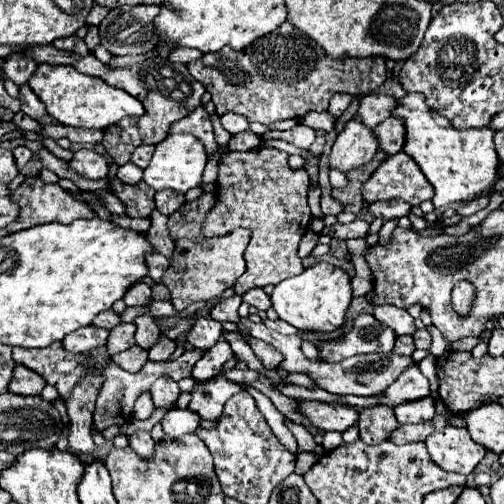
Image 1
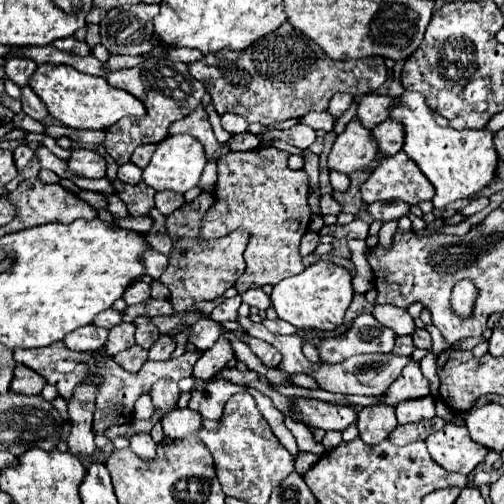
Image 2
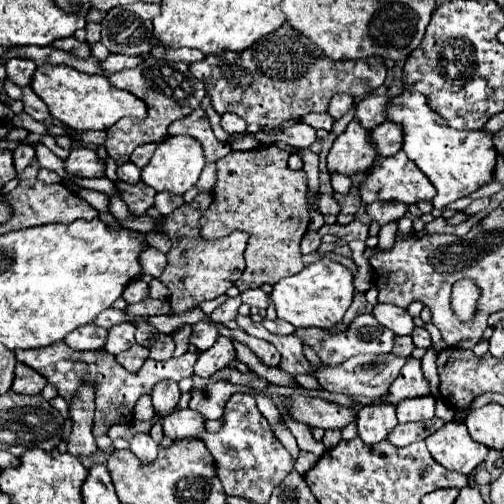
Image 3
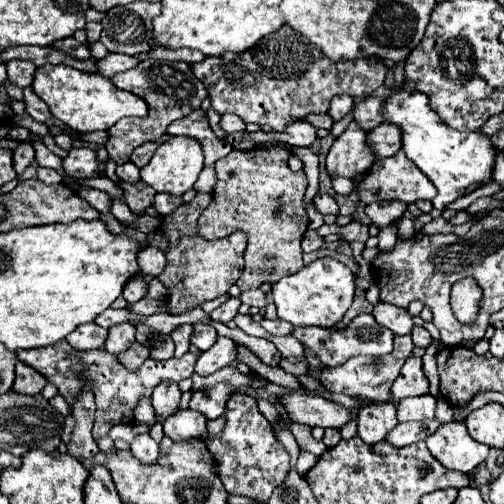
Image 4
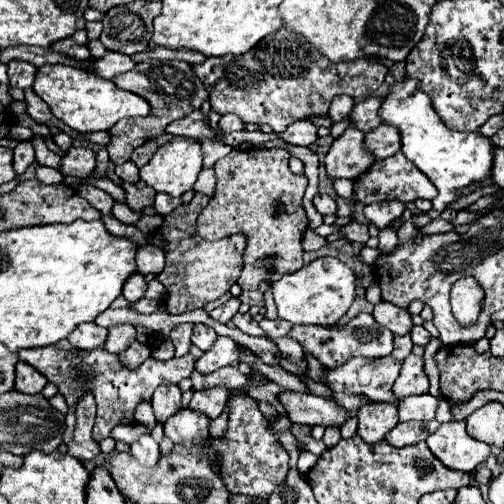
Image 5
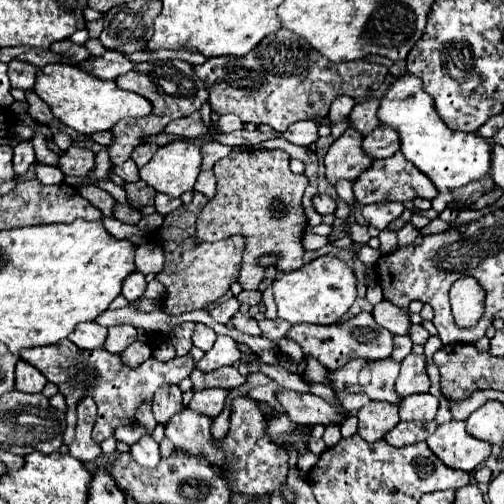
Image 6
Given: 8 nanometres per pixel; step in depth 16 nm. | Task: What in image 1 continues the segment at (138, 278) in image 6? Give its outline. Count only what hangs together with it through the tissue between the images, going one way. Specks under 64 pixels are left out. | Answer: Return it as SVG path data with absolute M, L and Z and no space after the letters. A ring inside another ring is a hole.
M136 282L134 286L130 286L124 294L124 302L126 306L138 306L138 304L146 304L148 300L152 300L150 296L150 286L144 282Z

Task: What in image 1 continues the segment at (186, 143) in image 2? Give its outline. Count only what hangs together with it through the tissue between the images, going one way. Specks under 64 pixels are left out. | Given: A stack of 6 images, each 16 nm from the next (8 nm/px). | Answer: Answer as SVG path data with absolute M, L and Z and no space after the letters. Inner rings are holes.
M168 134L166 140L162 140L156 146L156 152L148 164L148 168L144 168L144 182L150 184L154 190L174 190L174 192L188 192L190 188L200 184L204 166L206 166L206 152L204 146L200 144L200 140L196 140L194 136L188 134Z

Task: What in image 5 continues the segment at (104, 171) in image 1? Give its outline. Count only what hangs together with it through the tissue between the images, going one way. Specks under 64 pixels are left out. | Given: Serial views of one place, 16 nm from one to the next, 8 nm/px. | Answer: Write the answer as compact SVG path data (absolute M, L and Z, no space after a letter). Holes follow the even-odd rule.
M72 146L62 158L60 158L60 170L68 176L88 178L96 168L96 154L90 148L76 148Z

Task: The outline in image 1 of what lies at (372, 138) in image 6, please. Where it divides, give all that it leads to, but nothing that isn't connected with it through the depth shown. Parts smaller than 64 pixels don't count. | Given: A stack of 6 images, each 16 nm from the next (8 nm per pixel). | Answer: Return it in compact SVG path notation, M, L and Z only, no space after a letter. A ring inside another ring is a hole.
M392 116L384 122L380 122L374 128L374 136L380 144L380 150L388 156L396 154L402 150L404 146L404 124L400 124L400 120L392 120Z

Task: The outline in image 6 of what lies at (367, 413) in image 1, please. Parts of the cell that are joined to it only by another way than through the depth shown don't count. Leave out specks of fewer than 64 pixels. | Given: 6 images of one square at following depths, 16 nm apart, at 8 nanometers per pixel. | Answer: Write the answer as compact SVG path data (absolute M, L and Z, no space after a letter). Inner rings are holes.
M372 400L358 412L358 432L364 440L376 442L384 438L384 434L398 424L398 406L390 402Z

